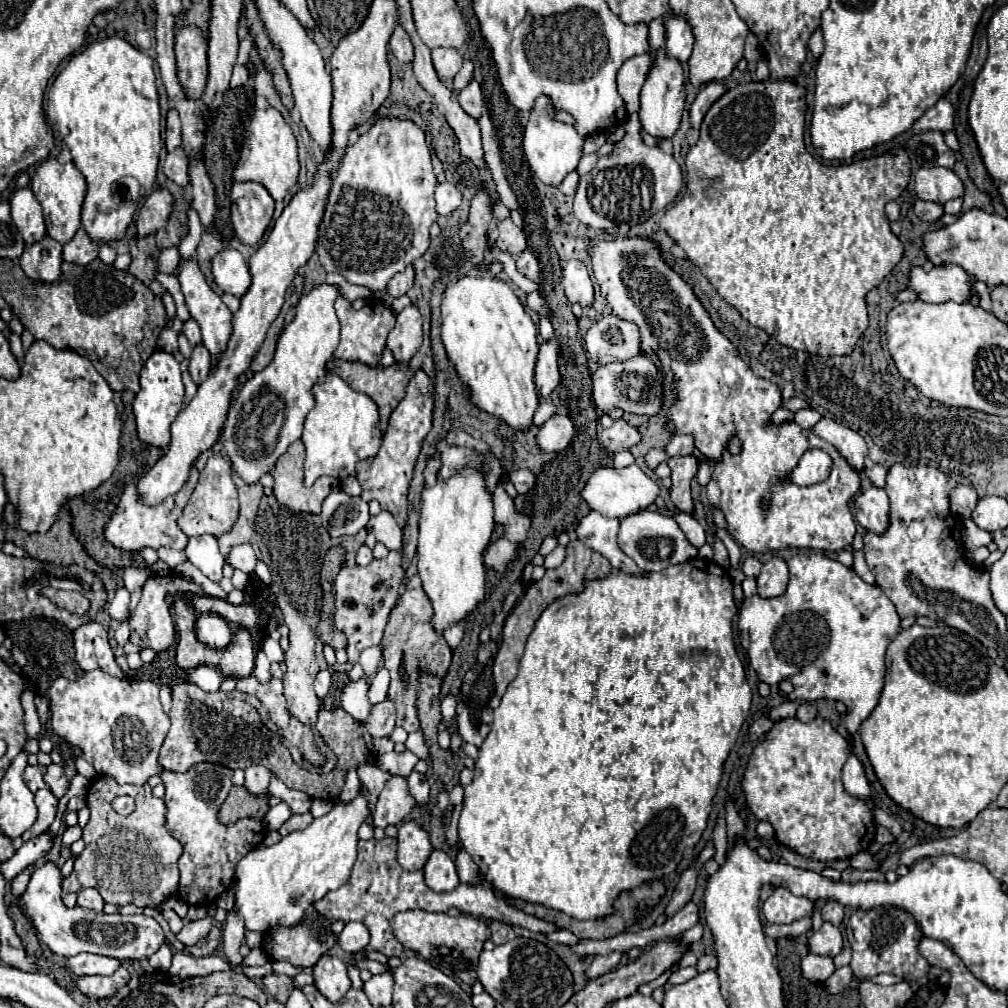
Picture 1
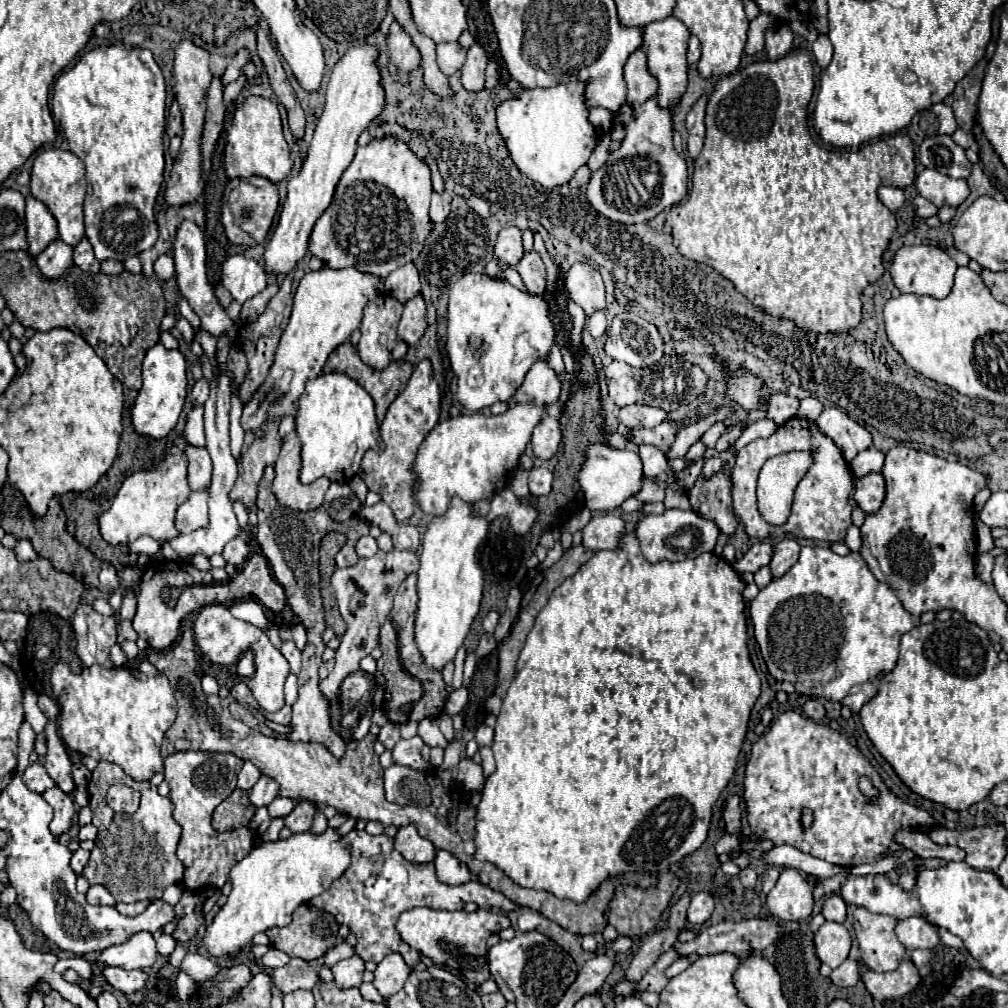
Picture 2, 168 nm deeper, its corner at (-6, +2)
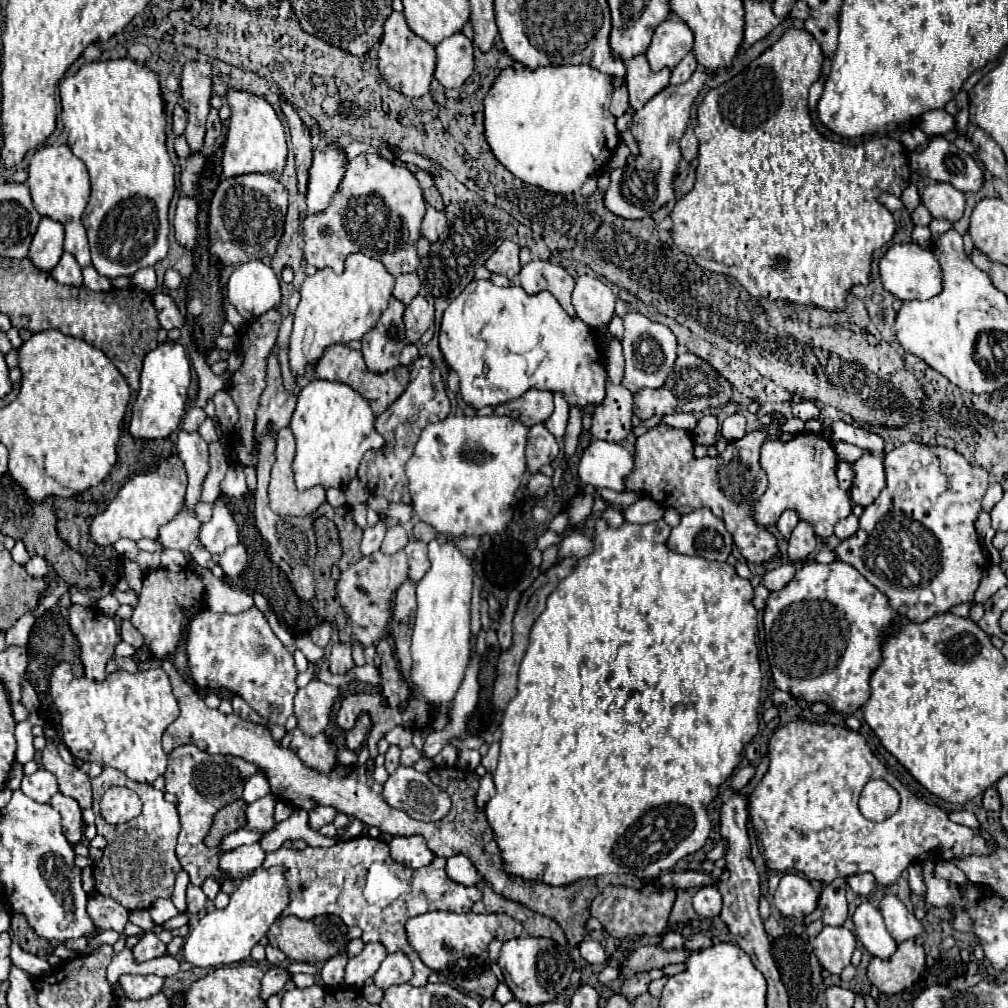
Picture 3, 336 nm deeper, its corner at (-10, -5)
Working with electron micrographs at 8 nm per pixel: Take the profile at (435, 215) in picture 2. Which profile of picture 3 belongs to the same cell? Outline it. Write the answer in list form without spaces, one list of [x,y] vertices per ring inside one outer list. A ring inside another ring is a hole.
[[[428,208],[426,214],[424,214],[424,218],[422,218],[422,228],[420,228],[422,238],[426,238],[426,240],[430,240],[430,242],[436,242],[438,236],[442,234],[444,224],[446,224],[444,214],[438,212],[438,210]]]

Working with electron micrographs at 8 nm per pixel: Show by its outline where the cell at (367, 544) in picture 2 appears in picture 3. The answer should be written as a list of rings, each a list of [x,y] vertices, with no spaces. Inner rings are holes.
[[[384,518],[378,520],[374,526],[368,526],[368,528],[364,530],[364,536],[362,536],[360,552],[362,552],[364,556],[368,556],[368,554],[374,554],[376,550],[380,550],[380,544],[382,544],[382,540],[384,540],[386,530],[388,530],[388,524],[386,524]]]

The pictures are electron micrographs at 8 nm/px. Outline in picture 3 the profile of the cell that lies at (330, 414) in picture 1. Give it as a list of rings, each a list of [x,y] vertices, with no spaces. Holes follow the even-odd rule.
[[[308,382],[298,394],[290,428],[296,438],[292,470],[298,490],[308,490],[318,484],[324,488],[344,490],[348,482],[356,478],[356,470],[364,452],[384,446],[384,438],[374,430],[374,414],[368,402],[342,382]]]

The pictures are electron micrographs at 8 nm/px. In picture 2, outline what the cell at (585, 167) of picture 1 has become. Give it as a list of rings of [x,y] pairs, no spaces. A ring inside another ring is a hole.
[[[602,137],[602,139],[598,141],[598,145],[594,147],[594,151],[592,151],[588,163],[586,163],[590,171],[596,171],[596,169],[600,169],[600,167],[606,163],[608,153],[610,153],[608,147],[610,147],[610,137]]]

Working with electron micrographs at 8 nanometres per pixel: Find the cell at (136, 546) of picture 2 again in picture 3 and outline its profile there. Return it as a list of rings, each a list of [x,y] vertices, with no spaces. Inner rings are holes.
[[[128,538],[118,540],[118,542],[114,544],[114,550],[116,550],[120,556],[128,558],[128,560],[134,560],[136,554],[138,554],[138,546],[136,546],[136,542],[134,542],[134,540],[128,540]]]

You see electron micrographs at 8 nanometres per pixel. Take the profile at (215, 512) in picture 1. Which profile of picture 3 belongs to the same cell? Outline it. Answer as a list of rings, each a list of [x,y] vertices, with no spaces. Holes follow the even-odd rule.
[[[182,510],[176,518],[172,518],[172,522],[164,524],[158,530],[158,538],[156,542],[162,544],[164,548],[174,548],[174,550],[182,550],[186,552],[190,542],[194,540],[194,536],[200,530],[200,520],[192,514],[188,514],[186,510]]]

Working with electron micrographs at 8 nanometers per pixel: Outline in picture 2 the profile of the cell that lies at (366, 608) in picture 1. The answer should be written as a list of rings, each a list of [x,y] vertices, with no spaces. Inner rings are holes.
[[[392,549],[390,553],[378,551],[370,559],[360,559],[352,567],[344,567],[344,569],[334,571],[330,581],[332,581],[334,593],[336,593],[340,615],[342,615],[348,629],[346,629],[342,643],[336,651],[336,665],[334,665],[332,673],[328,675],[328,679],[324,679],[320,683],[320,689],[326,695],[326,699],[332,699],[338,693],[338,687],[344,681],[344,677],[348,677],[350,673],[356,673],[360,669],[358,667],[360,659],[370,655],[370,651],[374,647],[378,647],[380,627],[384,625],[384,621],[392,609],[392,599],[394,599],[400,583],[410,573],[416,573],[418,567],[420,567],[420,561],[418,561],[416,553]]]

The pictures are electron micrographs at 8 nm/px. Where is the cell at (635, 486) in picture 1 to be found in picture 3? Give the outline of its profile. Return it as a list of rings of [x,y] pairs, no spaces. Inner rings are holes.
[[[592,440],[580,458],[578,476],[594,488],[624,492],[624,478],[632,472],[632,466],[634,458],[622,444]]]

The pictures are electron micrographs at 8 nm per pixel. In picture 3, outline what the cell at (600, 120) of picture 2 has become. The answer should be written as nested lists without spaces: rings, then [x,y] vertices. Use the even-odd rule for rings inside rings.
[[[624,80],[616,84],[616,90],[614,90],[614,94],[612,94],[612,106],[610,106],[610,110],[612,110],[612,114],[616,114],[616,118],[622,116],[626,110],[630,110],[628,90],[626,90]]]

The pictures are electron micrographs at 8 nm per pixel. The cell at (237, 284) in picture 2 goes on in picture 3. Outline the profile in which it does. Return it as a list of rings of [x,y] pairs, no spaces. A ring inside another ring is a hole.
[[[262,260],[240,264],[228,280],[228,300],[248,322],[252,322],[280,306],[282,292],[278,276]]]

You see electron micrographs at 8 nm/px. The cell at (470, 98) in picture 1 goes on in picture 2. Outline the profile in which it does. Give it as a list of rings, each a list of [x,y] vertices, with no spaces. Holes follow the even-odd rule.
[[[474,45],[470,47],[468,51],[468,59],[462,67],[462,85],[466,91],[470,93],[476,93],[476,91],[482,91],[484,89],[484,69],[488,65],[488,59],[484,55],[484,49],[480,45]]]

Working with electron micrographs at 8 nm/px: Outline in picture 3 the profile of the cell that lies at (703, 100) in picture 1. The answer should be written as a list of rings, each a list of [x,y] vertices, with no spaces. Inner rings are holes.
[[[690,126],[688,130],[686,130],[686,134],[682,136],[682,140],[680,140],[680,150],[682,150],[682,156],[688,160],[688,162],[694,162],[696,158],[694,158],[694,150],[698,150],[698,140],[696,140],[696,136],[694,136],[694,128]]]

